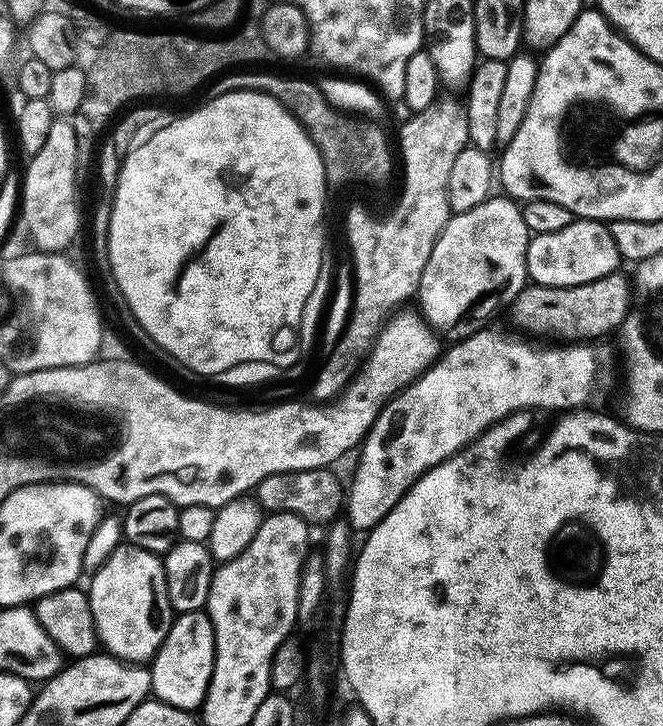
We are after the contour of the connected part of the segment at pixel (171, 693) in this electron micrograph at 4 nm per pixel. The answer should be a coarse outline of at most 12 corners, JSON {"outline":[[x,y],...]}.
{"outline":[[175,620],[180,628],[151,661],[151,684],[164,703],[192,710],[204,700],[215,662],[212,621]]}

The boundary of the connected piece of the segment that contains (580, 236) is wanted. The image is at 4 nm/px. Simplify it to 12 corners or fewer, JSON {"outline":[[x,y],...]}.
{"outline":[[608,224],[528,242],[528,280],[582,286],[621,267]]}

